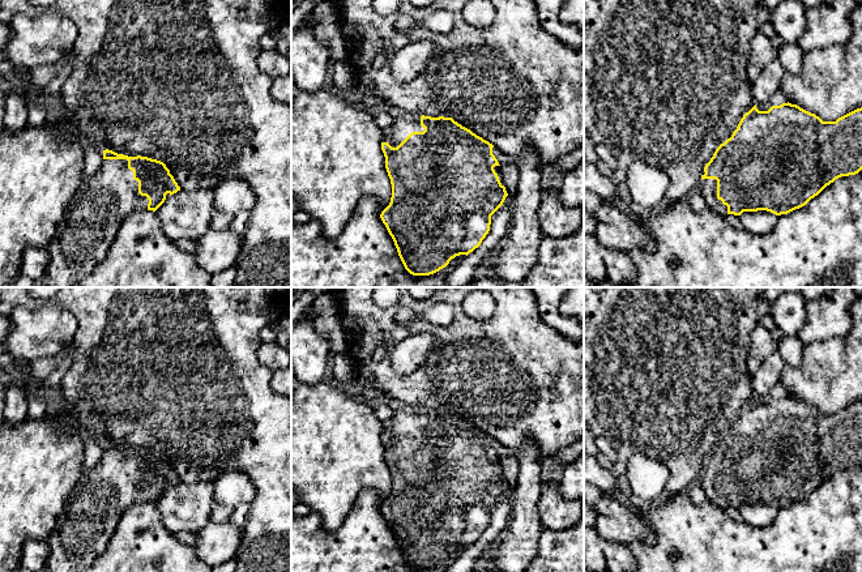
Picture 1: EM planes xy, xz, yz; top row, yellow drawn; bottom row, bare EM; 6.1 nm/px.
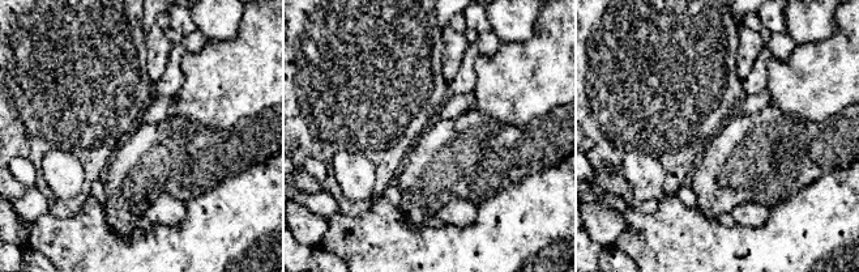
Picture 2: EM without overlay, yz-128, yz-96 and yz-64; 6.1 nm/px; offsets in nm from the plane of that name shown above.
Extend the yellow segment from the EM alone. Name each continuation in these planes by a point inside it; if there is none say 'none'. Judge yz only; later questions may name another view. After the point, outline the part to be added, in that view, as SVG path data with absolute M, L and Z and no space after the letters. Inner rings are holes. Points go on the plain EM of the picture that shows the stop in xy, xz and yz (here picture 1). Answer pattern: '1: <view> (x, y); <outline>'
1: yz (708, 479); M700 471L699 483L705 494L709 503L717 505L722 511L726 511L727 499L717 491L717 473L716 471Z

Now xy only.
1: xy (92, 511); M103 452L90 473L80 478L47 539L50 555L43 572L84 572L103 554L123 512L135 503L148 503L149 492L138 486L138 474L127 452Z

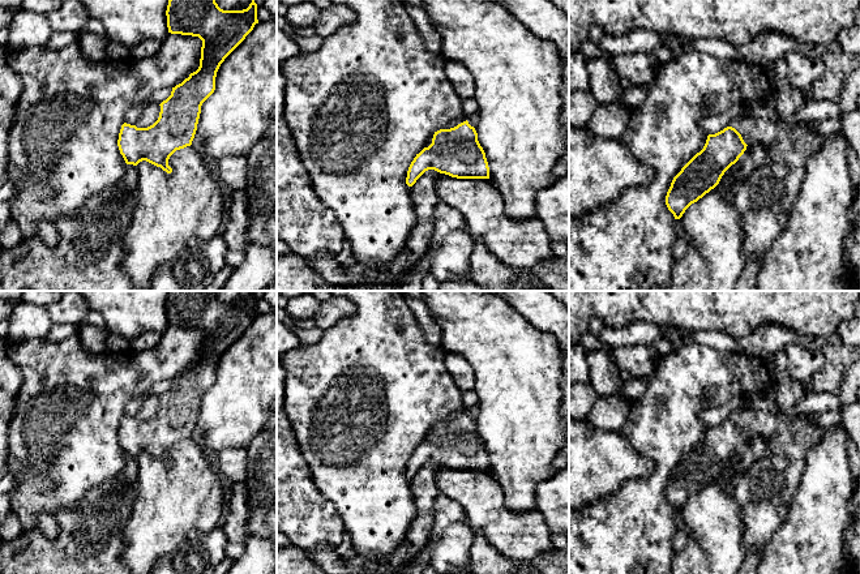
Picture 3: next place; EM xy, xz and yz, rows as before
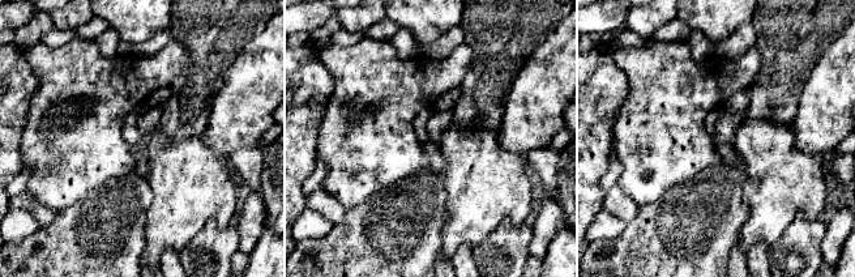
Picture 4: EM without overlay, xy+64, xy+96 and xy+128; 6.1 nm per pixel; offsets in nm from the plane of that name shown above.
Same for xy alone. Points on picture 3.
none

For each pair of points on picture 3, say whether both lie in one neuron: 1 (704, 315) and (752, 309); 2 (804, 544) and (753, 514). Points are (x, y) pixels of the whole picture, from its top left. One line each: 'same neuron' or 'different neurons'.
1: same neuron
2: different neurons

